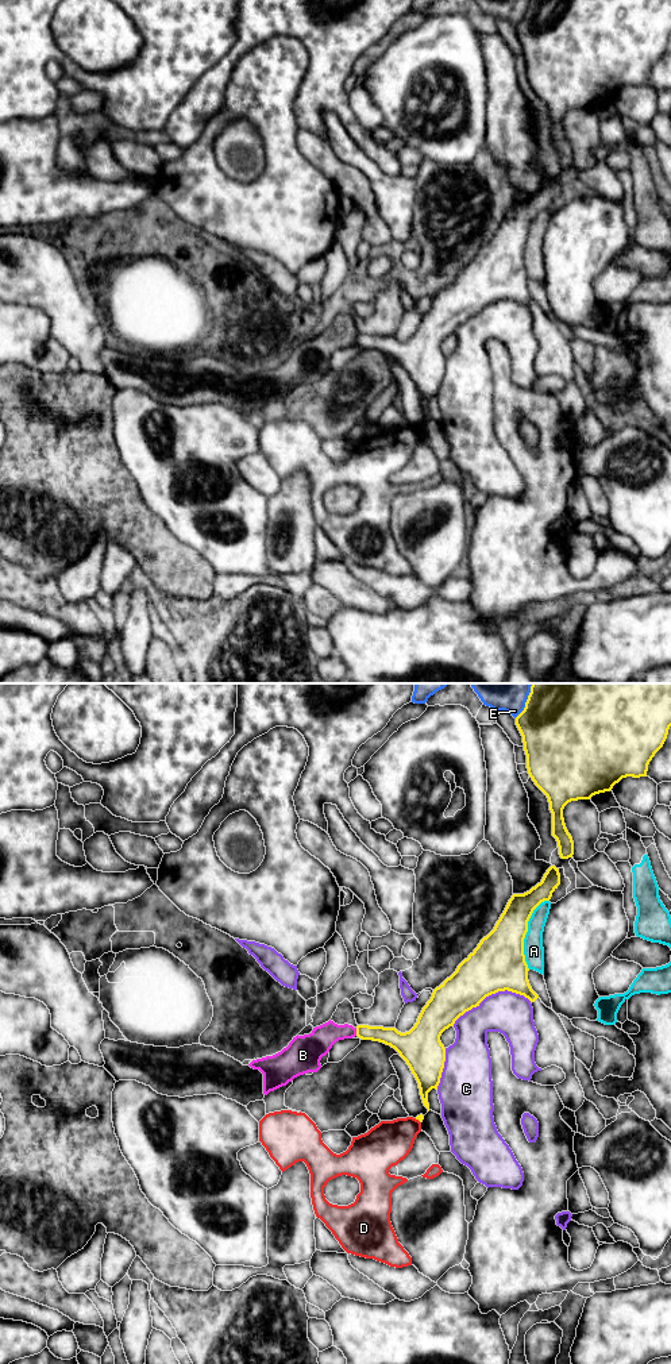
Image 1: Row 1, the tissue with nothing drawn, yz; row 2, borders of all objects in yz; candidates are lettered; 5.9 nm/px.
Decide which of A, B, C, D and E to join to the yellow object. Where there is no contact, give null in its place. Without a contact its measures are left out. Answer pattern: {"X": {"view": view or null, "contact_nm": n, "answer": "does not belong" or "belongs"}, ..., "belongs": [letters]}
{"A": {"view": "yz", "contact_nm": 440, "answer": "does not belong"}, "B": {"view": "yz", "contact_nm": 50, "answer": "does not belong"}, "C": {"view": "yz", "contact_nm": 500, "answer": "does not belong"}, "D": {"view": "yz", "contact_nm": 50, "answer": "does not belong"}, "E": {"view": "yz", "contact_nm": 240, "answer": "does not belong"}, "belongs": []}

